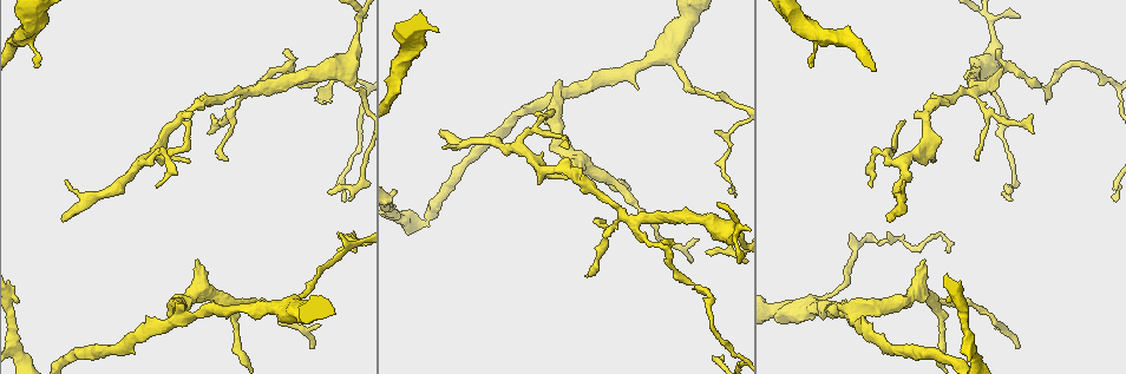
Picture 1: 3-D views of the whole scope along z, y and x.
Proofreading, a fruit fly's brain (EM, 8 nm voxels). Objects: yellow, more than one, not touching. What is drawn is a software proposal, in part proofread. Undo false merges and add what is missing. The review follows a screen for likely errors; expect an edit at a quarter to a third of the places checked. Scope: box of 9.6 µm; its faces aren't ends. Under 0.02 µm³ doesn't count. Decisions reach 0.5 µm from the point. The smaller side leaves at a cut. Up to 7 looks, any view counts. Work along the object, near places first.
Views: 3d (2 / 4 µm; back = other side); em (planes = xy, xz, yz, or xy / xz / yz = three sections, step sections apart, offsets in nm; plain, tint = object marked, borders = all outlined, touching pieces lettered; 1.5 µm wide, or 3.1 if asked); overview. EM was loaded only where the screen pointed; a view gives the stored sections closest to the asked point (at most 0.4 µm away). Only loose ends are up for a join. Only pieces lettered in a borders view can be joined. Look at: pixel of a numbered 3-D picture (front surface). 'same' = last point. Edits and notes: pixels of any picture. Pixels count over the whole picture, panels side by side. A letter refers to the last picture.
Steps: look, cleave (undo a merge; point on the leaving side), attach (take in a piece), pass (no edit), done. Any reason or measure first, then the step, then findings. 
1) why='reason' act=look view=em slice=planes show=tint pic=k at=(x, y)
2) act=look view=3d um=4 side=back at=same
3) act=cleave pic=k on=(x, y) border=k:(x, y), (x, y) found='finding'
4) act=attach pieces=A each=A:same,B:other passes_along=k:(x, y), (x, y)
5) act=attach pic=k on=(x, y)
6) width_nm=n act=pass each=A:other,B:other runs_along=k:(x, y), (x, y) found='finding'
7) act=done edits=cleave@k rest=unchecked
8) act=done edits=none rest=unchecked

why='branch stops here' act=look view=em slice=planes show=tint pic=1 at=(284, 50)

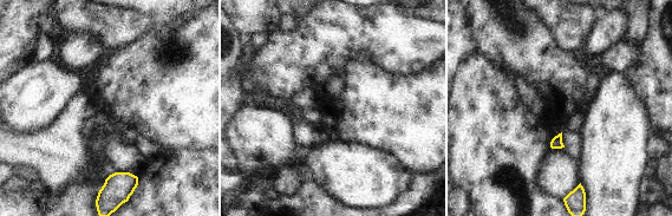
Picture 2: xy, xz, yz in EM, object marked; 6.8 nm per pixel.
act=look view=em slice=planes show=borders at=same

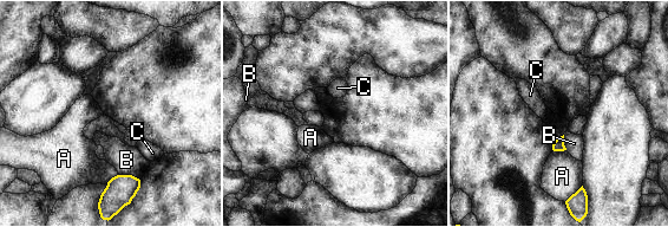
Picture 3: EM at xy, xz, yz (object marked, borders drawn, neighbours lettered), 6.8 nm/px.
width_nm=80 act=pass each=A:other,B:other,C:other found='none of them fits'

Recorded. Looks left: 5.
why='branch stops here' act=look view=em slice=xy step=4 show=borders pic=1 at=(888, 219)

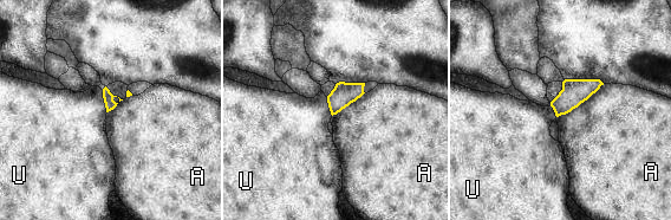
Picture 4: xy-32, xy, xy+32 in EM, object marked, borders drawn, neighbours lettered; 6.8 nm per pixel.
why='cut it another way' act=look view=em slice=planes show=borders at=same

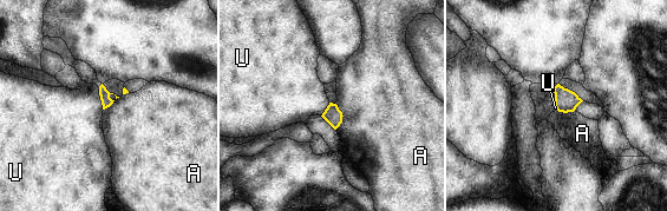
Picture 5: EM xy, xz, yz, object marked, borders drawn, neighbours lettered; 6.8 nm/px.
act=attach pieces=U each=A:other,U:same passes_along=5:(106, 101), (100, 99), (70, 119) found='the cell continues'

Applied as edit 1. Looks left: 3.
why='free end' act=look view=em slice=planes show=borders pic=1 at=(191, 120)

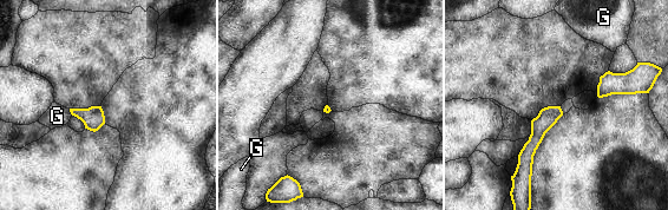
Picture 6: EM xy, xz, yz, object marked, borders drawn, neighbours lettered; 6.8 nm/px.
act=pass each=G:other runs_along=6:(557, 109), (539, 126), (524, 166) found='none of them fits'

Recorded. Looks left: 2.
act=done edits=attach@5 rest=unchecked

